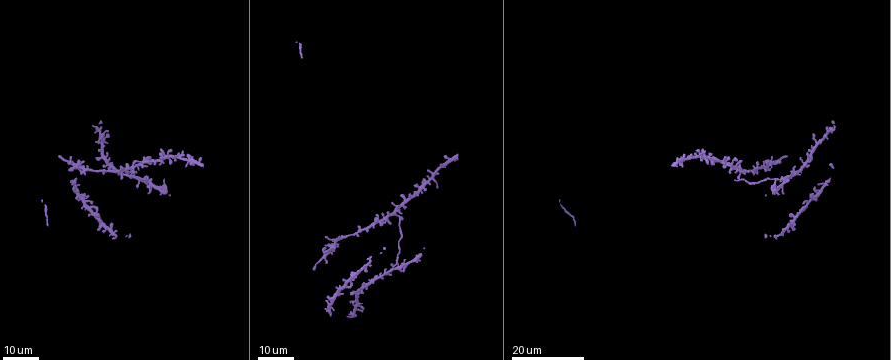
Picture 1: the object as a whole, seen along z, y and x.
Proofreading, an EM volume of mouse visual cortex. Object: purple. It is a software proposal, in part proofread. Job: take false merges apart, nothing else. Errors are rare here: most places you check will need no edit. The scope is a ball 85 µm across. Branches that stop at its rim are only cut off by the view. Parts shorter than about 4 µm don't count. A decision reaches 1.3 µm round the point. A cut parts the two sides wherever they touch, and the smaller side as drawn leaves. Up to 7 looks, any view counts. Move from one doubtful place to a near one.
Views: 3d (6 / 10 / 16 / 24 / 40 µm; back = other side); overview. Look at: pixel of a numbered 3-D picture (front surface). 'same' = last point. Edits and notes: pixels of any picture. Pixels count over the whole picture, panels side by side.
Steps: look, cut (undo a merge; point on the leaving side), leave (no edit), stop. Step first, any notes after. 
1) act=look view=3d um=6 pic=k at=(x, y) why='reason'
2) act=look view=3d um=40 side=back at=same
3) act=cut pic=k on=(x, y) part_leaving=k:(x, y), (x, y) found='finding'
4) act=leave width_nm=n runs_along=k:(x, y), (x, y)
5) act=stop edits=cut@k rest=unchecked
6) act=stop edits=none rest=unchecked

act=look view=3d um=16 pic=1 at=(187, 161) why='three-way junction'

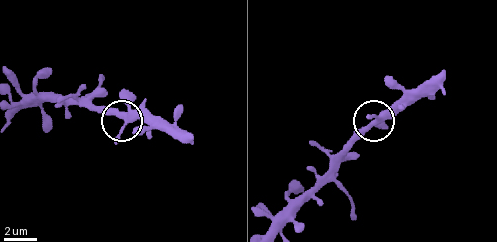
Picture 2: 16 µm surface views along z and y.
act=look view=3d um=6 pic=2 at=(371, 125) why='zoom in'

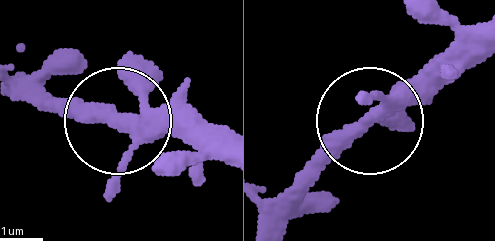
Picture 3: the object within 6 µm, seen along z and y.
act=leave runs_along=3:(14, 86), (133, 118), (204, 118) found='continuous, no second cell'

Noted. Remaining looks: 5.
act=look view=3d um=16 pic=1 at=(140, 163) why='four or more arms meet'

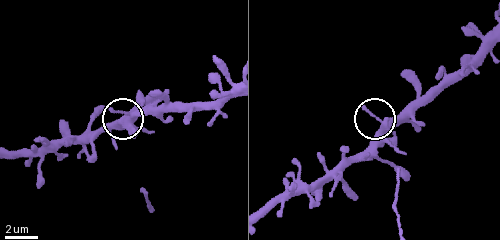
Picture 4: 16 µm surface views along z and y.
act=look view=3d um=6 pic=4 at=(132, 116)

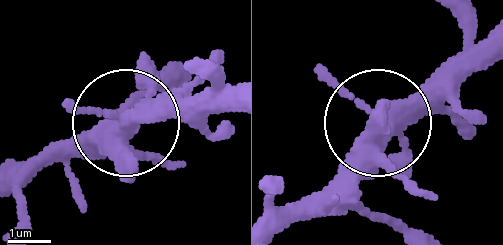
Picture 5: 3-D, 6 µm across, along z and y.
act=look view=3d um=6 side=back pic=5 at=(124, 122)

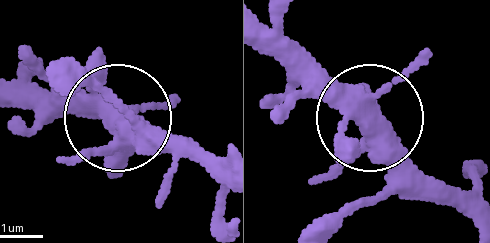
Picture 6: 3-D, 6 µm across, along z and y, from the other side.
act=leave found='continuous, no second cell'

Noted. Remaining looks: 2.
act=look view=3d um=16 pic=1 at=(164, 155) why='four arms meet'

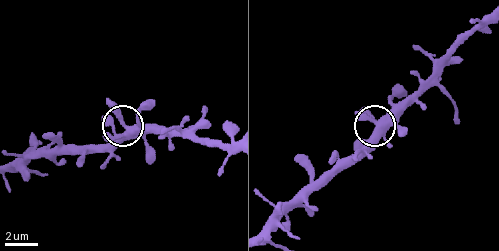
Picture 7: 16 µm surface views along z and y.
act=look view=3d um=10 pic=7 at=(129, 132)

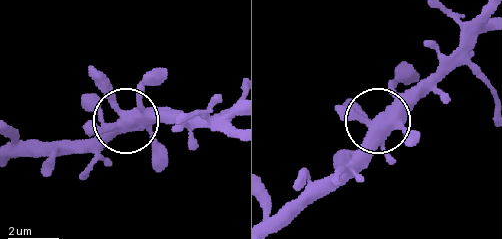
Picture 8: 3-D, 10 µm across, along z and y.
act=leave width_nm=460 found='all the same cell'

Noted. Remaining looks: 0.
act=stop edits=none rest=unchecked

